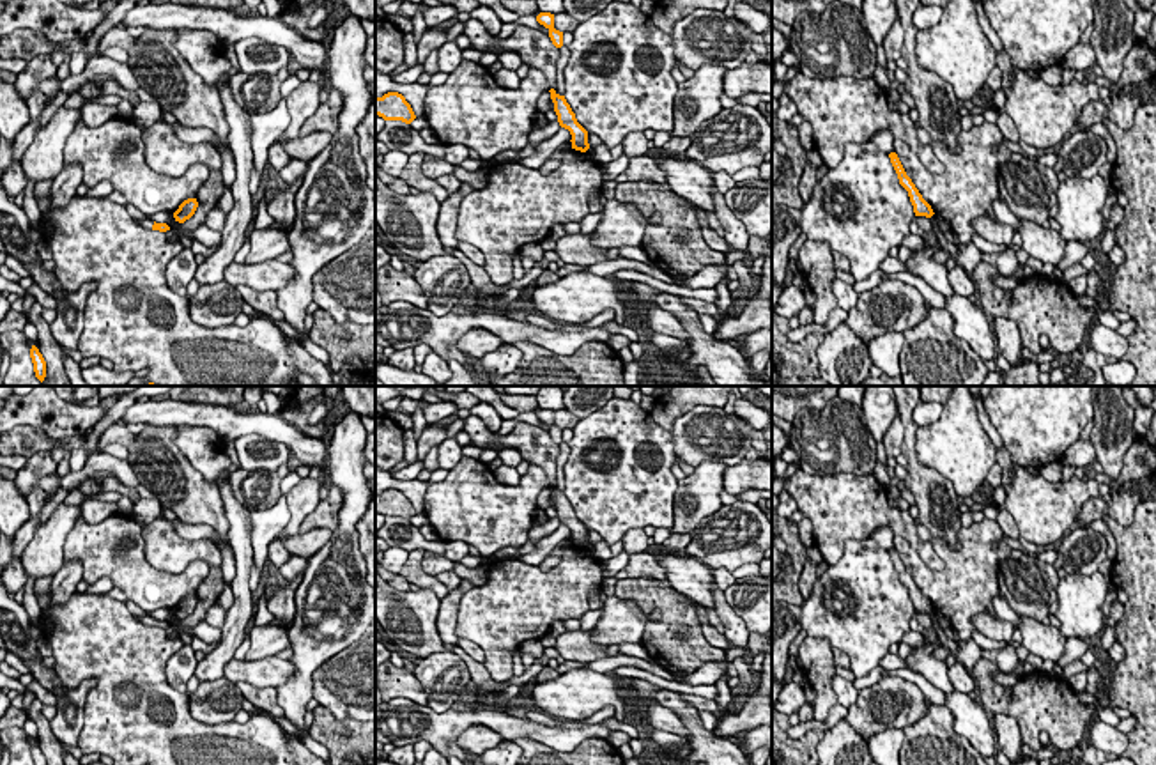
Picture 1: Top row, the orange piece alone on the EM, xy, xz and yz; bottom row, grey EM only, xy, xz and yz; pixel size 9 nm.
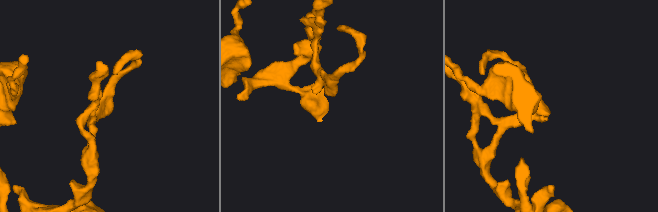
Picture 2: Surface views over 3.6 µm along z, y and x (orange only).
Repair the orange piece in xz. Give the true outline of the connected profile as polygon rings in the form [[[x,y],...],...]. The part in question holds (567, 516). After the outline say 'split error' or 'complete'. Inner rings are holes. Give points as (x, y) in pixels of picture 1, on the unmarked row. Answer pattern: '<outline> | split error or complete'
[[[551,485],[549,489],[559,522],[568,526],[572,531],[572,545],[586,549],[590,545],[588,528],[577,519],[575,510],[572,508],[565,492],[559,492],[554,485]]] | complete

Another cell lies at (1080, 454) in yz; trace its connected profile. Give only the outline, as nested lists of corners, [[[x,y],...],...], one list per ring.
[[[1083,439],[1073,443],[1066,452],[1062,464],[1076,468],[1090,468],[1096,462],[1094,444]]]

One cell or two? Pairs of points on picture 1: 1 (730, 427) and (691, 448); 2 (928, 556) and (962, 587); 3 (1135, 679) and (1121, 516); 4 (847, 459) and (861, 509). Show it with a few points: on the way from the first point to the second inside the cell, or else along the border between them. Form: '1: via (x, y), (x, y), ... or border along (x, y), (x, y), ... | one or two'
1: via (721, 434), (705, 434), (700, 440) | one
2: border along (909, 544), (932, 569), (944, 569) | two
3: border along (1137, 505), (1128, 525), (1119, 525), (1109, 514) | two
4: border along (808, 471), (871, 473) | two

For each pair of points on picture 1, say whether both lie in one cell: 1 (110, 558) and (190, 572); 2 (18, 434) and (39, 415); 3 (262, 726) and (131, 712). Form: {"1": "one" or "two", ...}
{"1": "one", "2": "two", "3": "one"}

